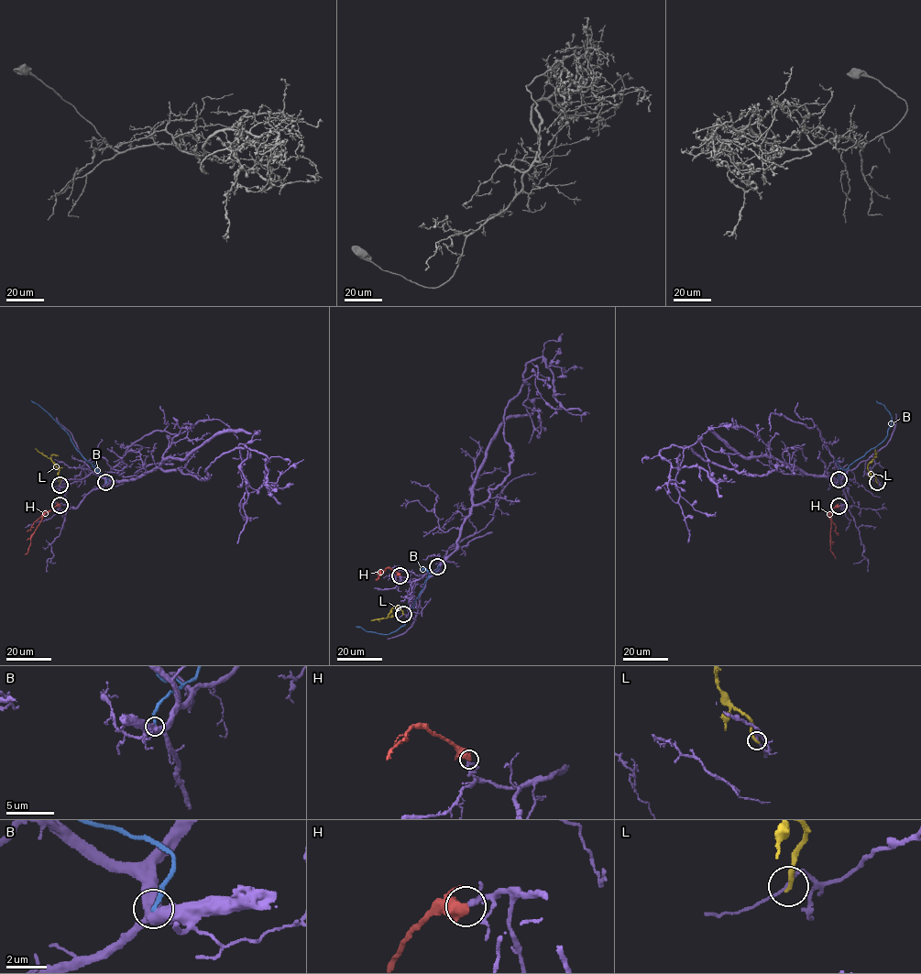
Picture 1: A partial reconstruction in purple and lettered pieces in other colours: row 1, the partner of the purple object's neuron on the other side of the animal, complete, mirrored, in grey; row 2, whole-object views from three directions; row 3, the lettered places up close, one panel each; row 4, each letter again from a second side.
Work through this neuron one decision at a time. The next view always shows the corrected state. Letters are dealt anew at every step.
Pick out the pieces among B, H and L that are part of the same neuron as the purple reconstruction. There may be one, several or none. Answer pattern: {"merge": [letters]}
{"merge": ["H"]}

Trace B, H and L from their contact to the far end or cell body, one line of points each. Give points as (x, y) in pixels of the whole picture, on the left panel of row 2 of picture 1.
B: (105, 482), (107, 476), (95, 471), (77, 451), (70, 434), (31, 400)
H: (60, 505), (42, 518), (25, 554)
L: (60, 484), (61, 478), (57, 466), (35, 448)

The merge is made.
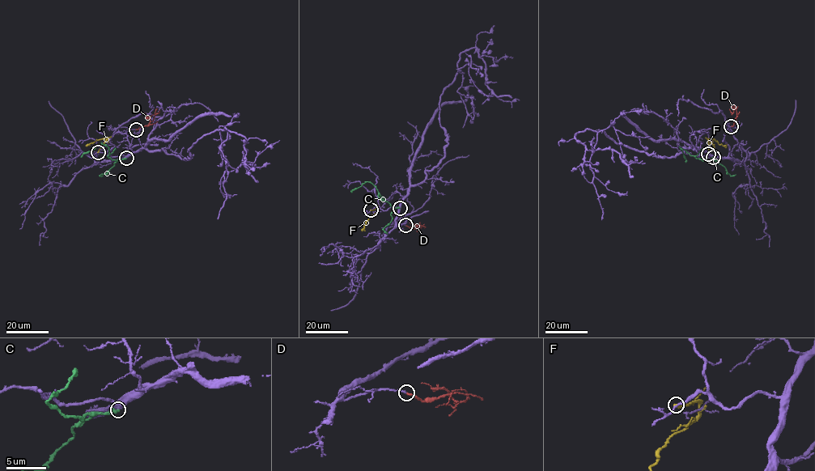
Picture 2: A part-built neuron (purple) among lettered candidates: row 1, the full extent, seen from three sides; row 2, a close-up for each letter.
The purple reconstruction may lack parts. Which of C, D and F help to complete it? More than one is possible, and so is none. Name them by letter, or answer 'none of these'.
D

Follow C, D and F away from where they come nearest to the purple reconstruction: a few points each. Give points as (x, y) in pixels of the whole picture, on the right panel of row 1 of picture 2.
C: (713, 157), (706, 161), (699, 159), (680, 147), (685, 162)
D: (731, 126), (736, 116), (736, 111), (733, 109), (732, 113), (729, 109)
F: (708, 154), (710, 138), (727, 146)

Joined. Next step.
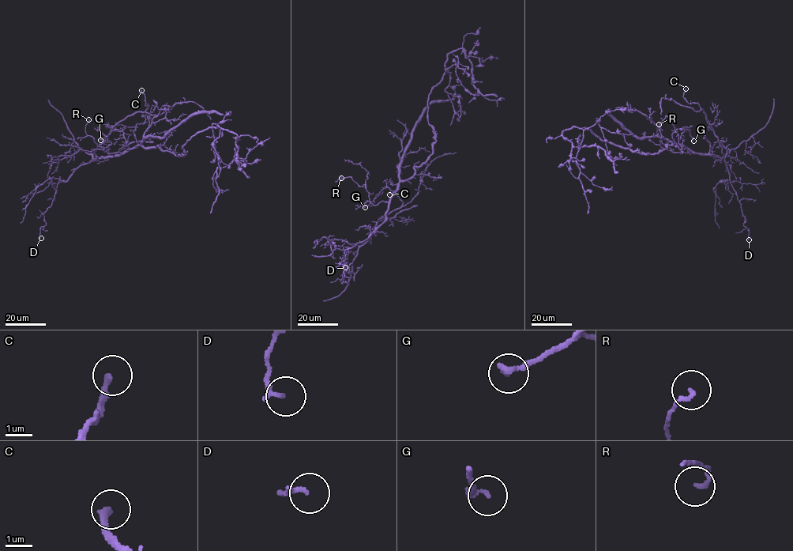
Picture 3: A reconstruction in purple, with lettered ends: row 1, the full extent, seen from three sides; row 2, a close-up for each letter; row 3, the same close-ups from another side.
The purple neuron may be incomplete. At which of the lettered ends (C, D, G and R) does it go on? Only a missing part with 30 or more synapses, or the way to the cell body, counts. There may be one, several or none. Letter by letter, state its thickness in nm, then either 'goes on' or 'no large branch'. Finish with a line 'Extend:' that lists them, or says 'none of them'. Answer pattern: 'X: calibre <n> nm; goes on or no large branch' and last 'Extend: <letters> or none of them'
C: calibre 240 nm; no large branch
D: calibre 170 nm; no large branch
G: calibre 190 nm; no large branch
R: calibre 130 nm; no large branch
Extend: none of them

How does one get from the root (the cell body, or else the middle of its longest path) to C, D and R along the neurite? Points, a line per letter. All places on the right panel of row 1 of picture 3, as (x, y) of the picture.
C: (674, 145), (717, 156), (727, 152), (703, 109), (683, 96), (685, 88)
D: (674, 145), (684, 145), (693, 152), (723, 157), (744, 217), (743, 225), (748, 229), (749, 239)
R: (674, 145), (684, 145), (693, 153), (672, 152), (663, 145), (657, 133), (659, 124)

